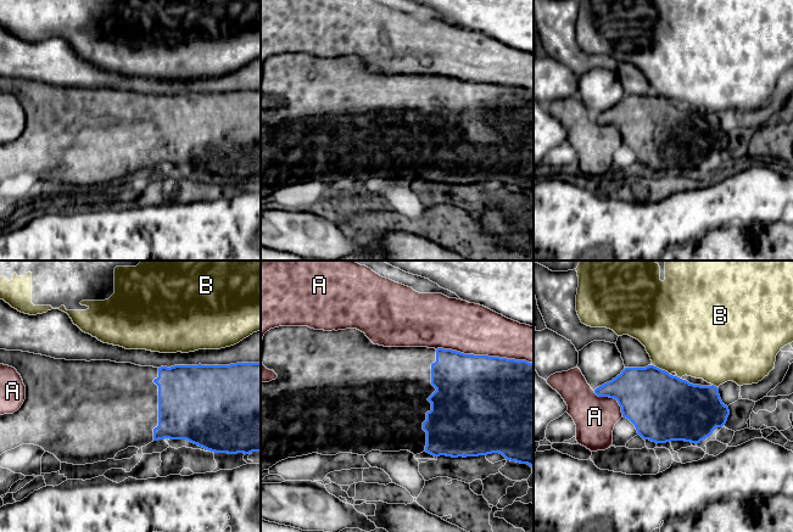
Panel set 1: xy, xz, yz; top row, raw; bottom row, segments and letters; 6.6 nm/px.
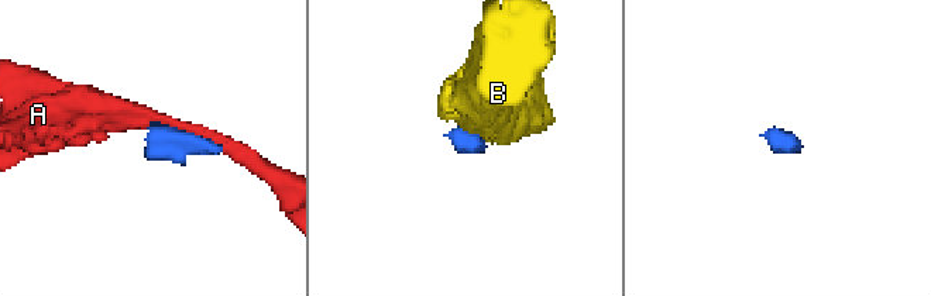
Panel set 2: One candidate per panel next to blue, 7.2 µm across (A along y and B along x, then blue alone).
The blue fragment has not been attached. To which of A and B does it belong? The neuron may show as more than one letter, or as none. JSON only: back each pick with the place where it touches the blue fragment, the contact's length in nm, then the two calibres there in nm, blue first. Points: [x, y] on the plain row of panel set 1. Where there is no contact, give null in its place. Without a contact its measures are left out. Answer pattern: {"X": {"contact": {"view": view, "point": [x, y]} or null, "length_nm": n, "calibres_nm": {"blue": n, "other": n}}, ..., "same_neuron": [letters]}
{"same_neuron": []}

